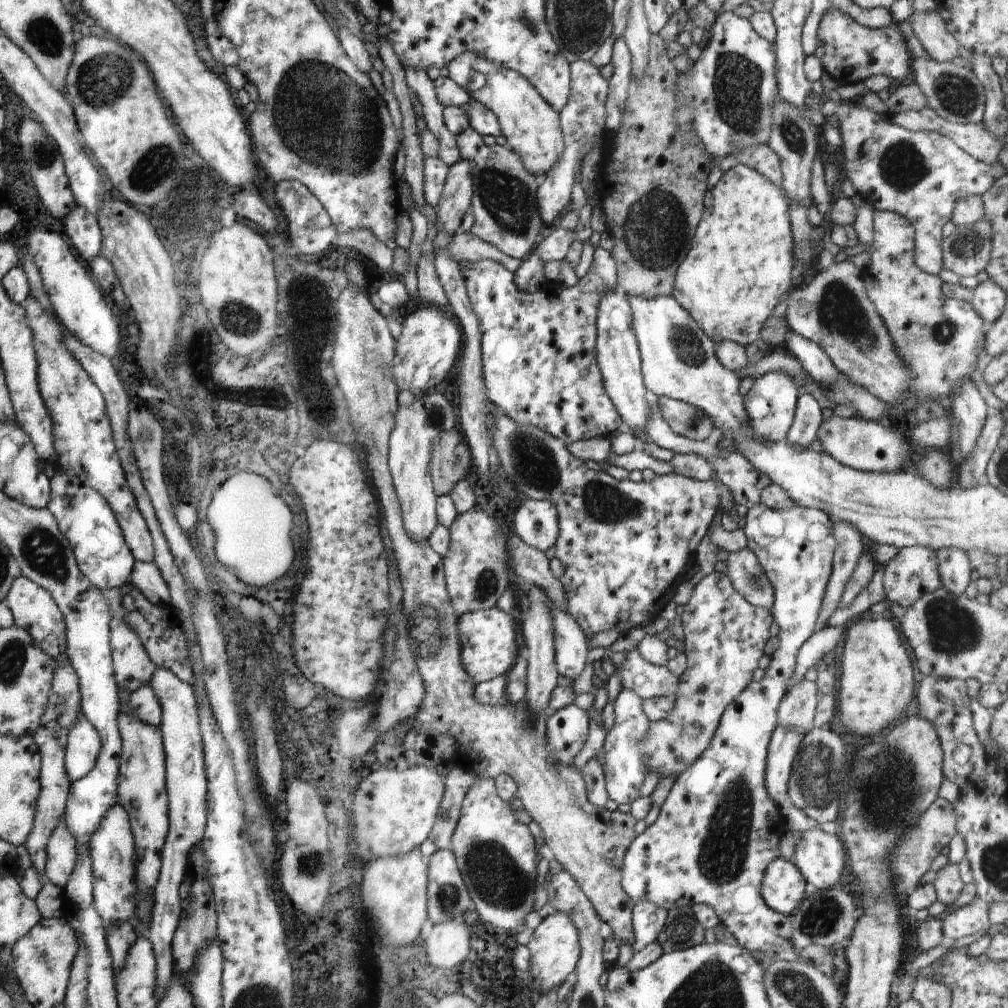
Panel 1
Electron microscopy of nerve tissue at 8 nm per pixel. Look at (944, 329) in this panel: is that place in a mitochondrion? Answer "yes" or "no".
yes

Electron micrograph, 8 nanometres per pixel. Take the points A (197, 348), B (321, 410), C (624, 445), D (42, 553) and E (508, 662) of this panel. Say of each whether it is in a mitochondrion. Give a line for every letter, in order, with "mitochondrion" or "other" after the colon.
A: other
B: other
C: other
D: mitochondrion
E: other

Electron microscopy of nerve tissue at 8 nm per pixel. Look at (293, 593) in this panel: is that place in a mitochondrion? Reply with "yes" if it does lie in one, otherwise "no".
no

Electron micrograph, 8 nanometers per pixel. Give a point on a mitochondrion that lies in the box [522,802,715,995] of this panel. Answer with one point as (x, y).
(678, 928)

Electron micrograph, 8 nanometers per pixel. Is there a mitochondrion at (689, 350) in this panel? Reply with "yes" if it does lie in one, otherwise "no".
yes

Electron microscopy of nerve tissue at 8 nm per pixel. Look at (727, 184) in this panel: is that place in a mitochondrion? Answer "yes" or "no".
no

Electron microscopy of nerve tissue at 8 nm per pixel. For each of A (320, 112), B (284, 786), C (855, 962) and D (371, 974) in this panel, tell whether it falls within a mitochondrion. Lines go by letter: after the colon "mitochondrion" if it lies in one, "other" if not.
A: mitochondrion
B: other
C: other
D: other

